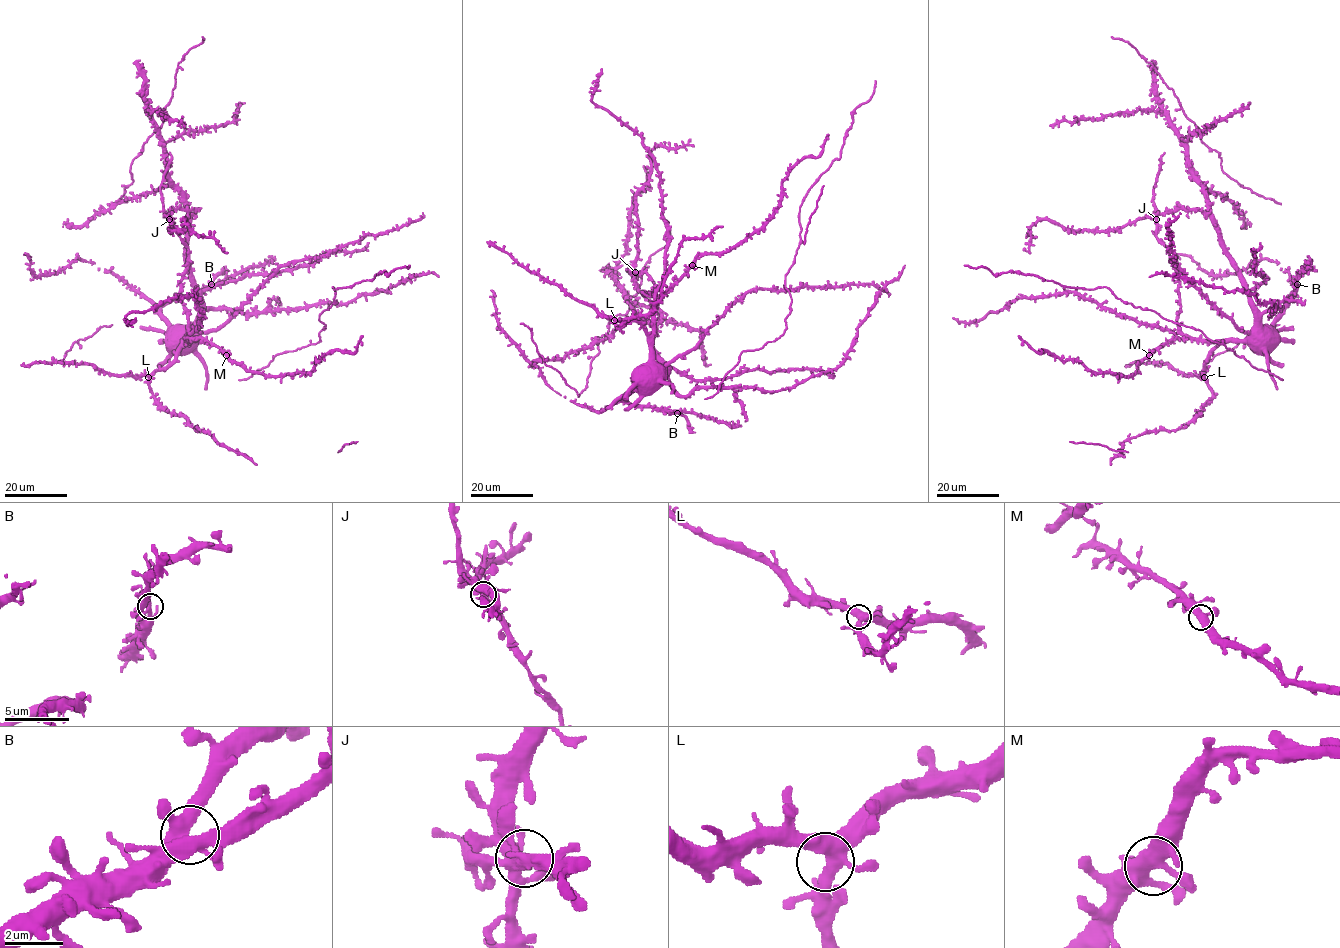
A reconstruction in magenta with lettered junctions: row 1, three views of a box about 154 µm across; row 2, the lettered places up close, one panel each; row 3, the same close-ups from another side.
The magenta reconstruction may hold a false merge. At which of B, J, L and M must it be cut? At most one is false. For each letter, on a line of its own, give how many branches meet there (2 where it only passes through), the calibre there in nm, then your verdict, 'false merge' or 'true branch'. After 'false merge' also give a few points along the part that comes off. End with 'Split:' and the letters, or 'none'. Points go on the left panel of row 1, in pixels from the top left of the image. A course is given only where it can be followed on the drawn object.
B: branches 4; calibre 360 nm; true branch
J: branches 4; calibre 400 nm; true branch
L: branches 4; calibre 420 nm; true branch
M: branches 4; calibre 420 nm; true branch
Split: none

